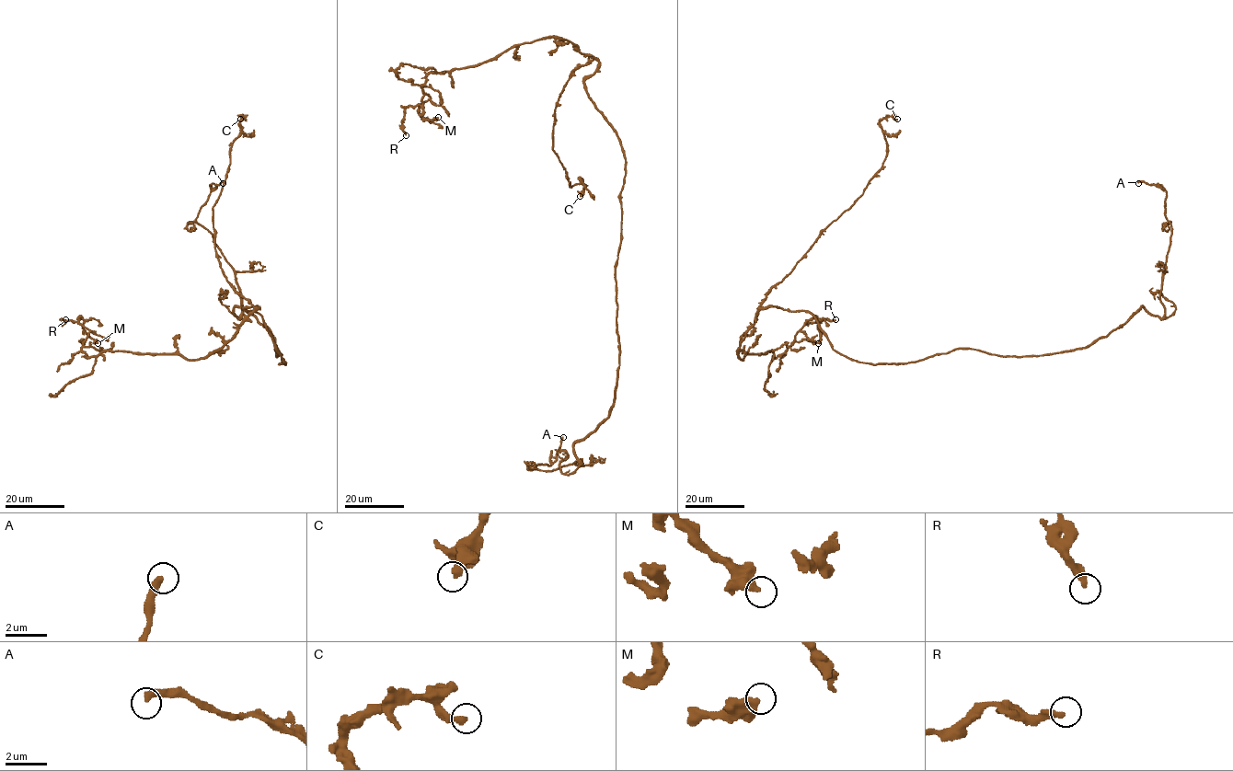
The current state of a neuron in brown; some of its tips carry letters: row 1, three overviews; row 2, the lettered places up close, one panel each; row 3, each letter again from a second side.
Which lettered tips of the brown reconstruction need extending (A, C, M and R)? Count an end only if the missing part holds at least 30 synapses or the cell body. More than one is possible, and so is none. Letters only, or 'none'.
A

